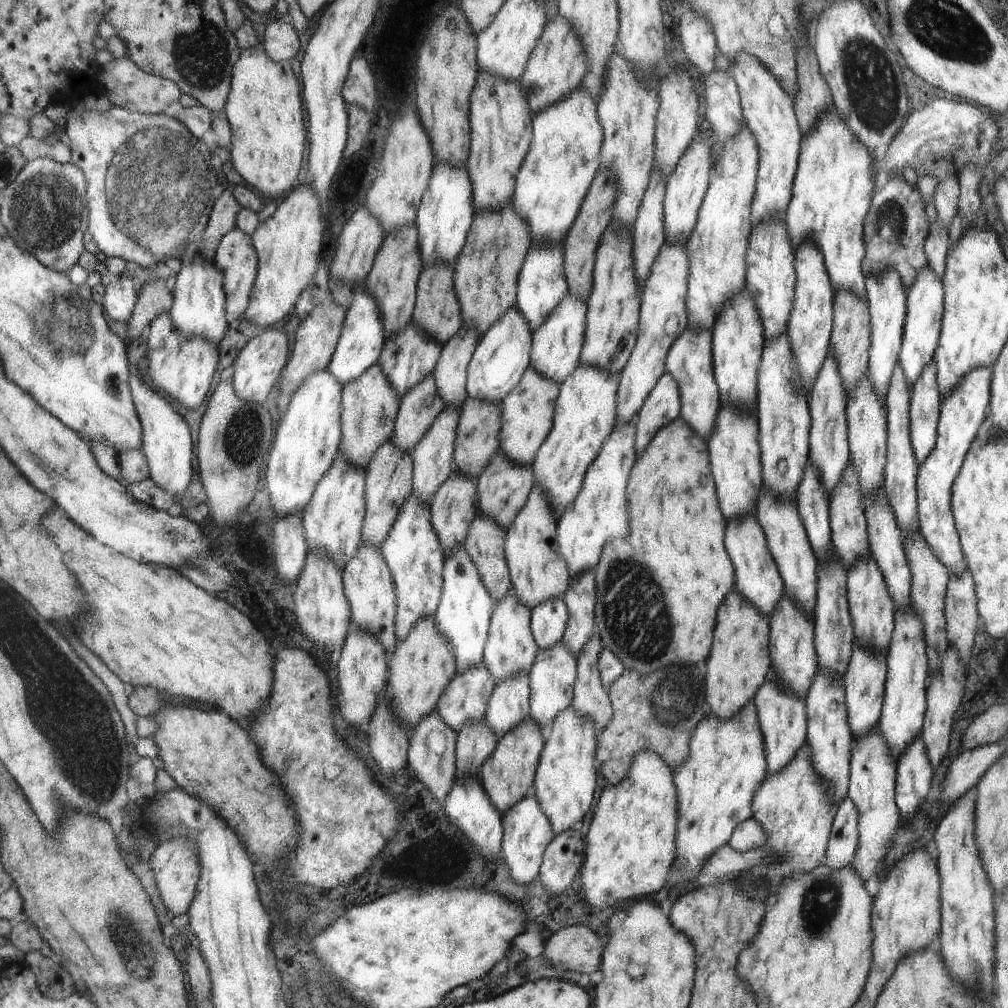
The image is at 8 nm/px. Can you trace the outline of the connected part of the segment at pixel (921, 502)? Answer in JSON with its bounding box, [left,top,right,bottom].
[917,367,992,576]

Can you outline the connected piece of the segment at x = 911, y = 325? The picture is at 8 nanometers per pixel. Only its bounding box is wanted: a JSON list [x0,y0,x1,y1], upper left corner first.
[900,265,944,387]

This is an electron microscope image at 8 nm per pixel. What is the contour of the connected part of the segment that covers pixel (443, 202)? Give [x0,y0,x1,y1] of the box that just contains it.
[417,162,475,266]

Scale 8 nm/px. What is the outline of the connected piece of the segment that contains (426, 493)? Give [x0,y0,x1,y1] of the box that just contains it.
[411,406,461,504]

